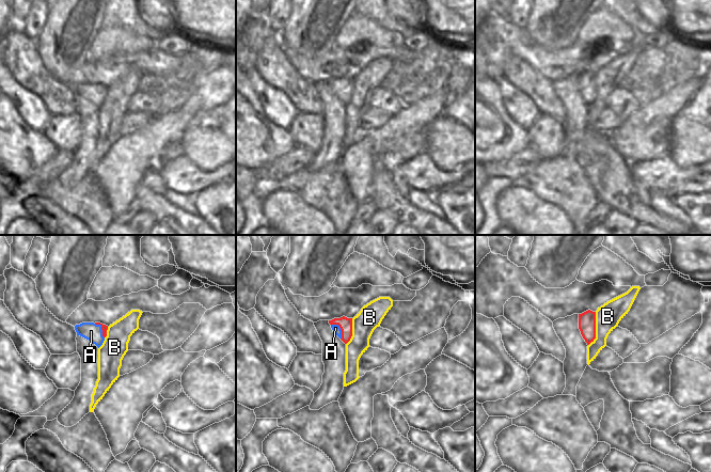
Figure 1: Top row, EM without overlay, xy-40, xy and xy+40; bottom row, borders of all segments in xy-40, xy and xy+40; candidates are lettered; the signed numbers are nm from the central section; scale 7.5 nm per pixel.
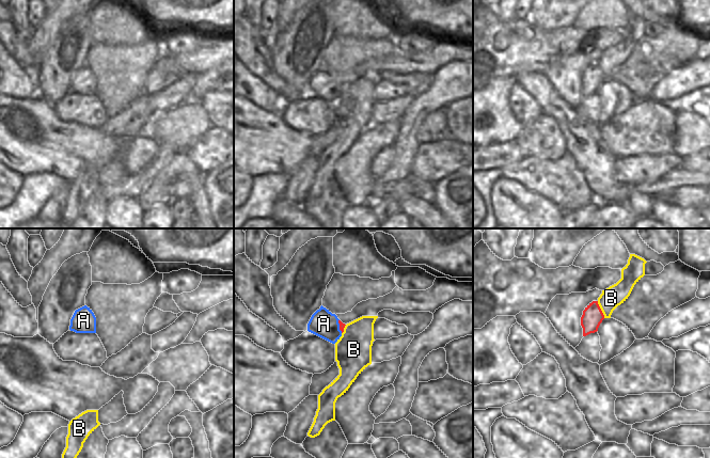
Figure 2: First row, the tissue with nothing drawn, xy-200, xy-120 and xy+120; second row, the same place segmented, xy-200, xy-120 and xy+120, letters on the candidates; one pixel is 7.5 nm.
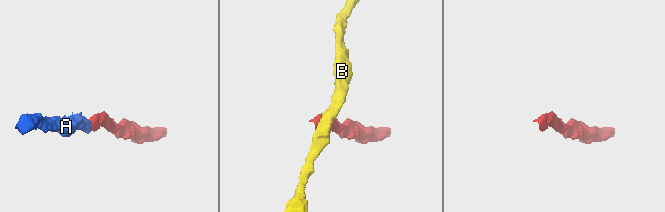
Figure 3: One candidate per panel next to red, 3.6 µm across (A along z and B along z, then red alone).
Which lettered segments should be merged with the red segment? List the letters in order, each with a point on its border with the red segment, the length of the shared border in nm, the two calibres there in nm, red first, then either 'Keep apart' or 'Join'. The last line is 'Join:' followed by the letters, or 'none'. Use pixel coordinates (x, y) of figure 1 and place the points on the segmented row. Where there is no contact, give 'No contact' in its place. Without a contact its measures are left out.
A: Touches red at xy (341, 329). Shared border 140 nm. Thickness 100 nm (red) against 60 nm. Join
B: Touches red at xy+40 (595, 329). Shared border 260 nm. Thickness 130 nm (red) against 190 nm. Keep apart
Join: A

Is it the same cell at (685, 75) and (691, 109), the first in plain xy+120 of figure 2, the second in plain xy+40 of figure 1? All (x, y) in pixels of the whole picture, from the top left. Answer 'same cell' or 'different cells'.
different cells

